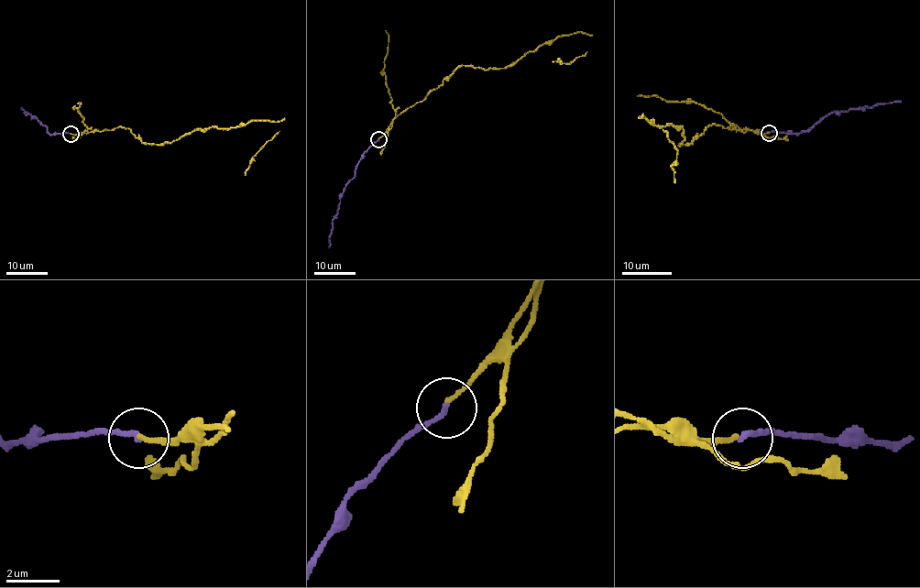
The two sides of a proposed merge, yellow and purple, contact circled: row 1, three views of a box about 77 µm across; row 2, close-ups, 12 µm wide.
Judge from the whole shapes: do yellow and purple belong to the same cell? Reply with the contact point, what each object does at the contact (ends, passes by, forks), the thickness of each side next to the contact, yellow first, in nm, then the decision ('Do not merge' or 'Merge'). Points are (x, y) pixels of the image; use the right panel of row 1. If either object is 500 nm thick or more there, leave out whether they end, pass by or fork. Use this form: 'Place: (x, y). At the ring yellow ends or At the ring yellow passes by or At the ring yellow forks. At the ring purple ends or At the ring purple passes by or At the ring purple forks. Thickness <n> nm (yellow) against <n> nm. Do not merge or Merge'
Place: (769, 133). At the ring yellow ends. At the ring purple ends. Thickness 150 nm (yellow) against 220 nm. Do not merge

